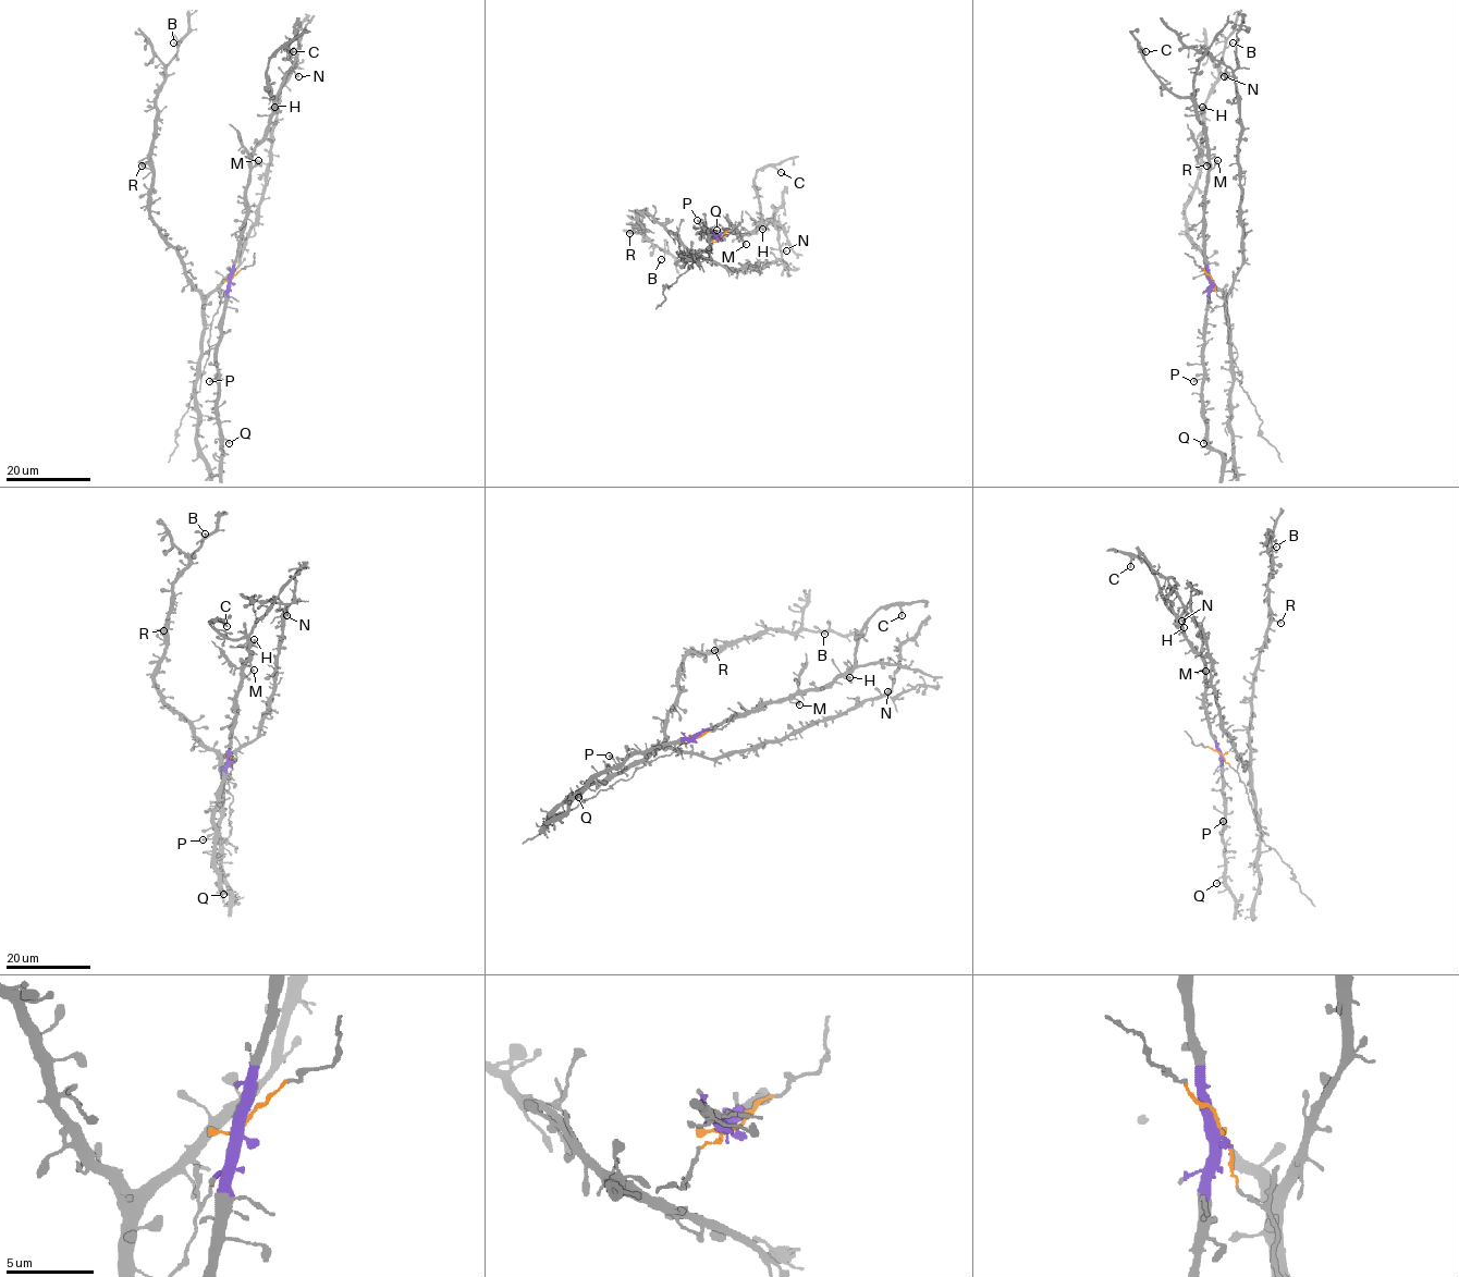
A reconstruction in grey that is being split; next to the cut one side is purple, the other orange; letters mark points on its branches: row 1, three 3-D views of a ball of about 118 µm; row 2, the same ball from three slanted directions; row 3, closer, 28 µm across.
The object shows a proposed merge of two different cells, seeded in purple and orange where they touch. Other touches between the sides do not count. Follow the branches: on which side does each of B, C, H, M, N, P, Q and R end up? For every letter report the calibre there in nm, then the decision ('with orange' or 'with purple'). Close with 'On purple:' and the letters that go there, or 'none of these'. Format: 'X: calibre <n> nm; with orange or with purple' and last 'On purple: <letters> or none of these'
B: calibre 180 nm; with orange
C: calibre 320 nm; with purple
H: calibre 440 nm; with purple
M: calibre 380 nm; with purple
N: calibre 400 nm; with orange
P: calibre 400 nm; with purple
Q: calibre 240 nm; with purple
R: calibre 400 nm; with orange
On purple: C, H, M, P, Q

